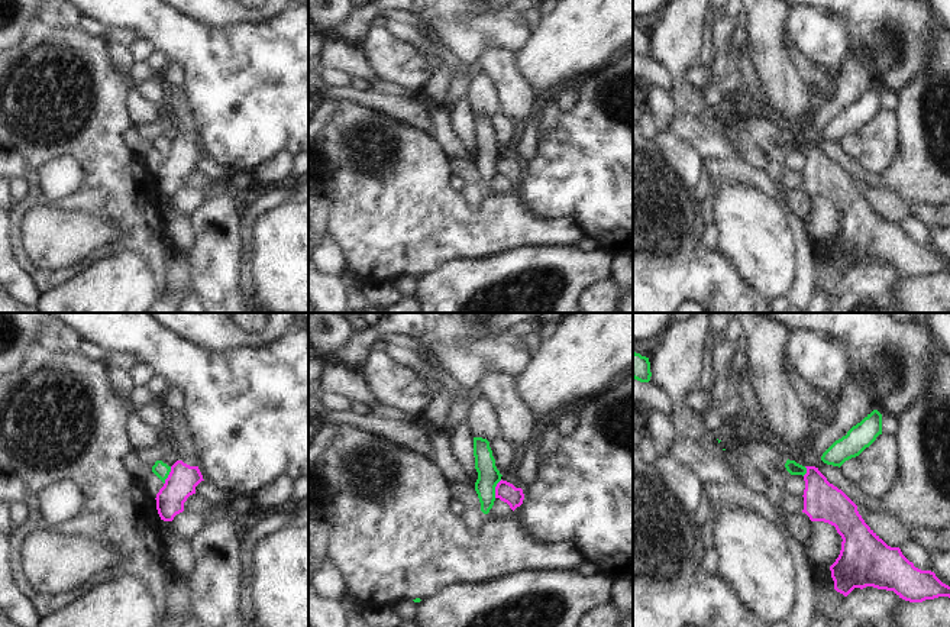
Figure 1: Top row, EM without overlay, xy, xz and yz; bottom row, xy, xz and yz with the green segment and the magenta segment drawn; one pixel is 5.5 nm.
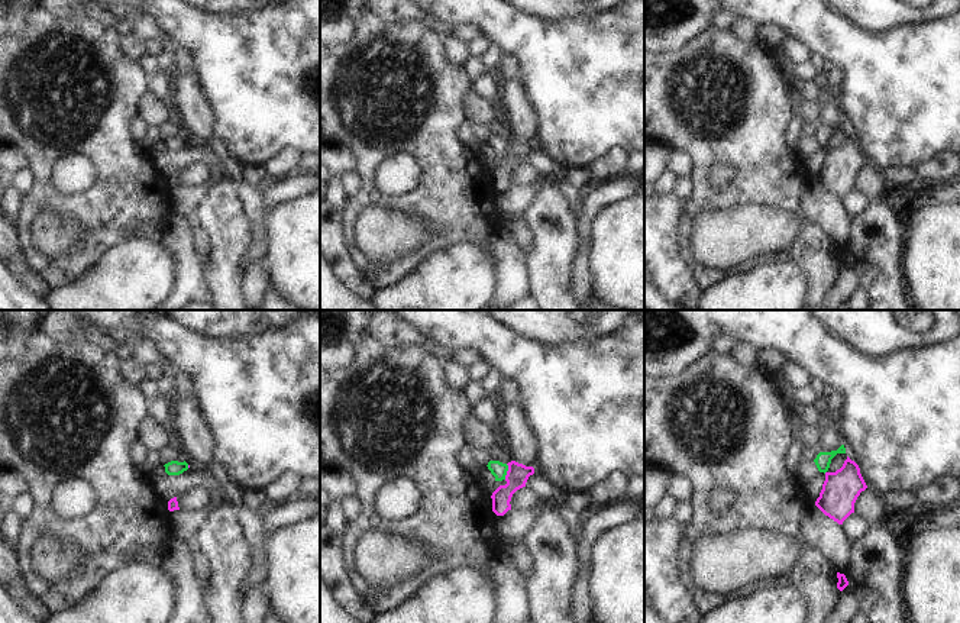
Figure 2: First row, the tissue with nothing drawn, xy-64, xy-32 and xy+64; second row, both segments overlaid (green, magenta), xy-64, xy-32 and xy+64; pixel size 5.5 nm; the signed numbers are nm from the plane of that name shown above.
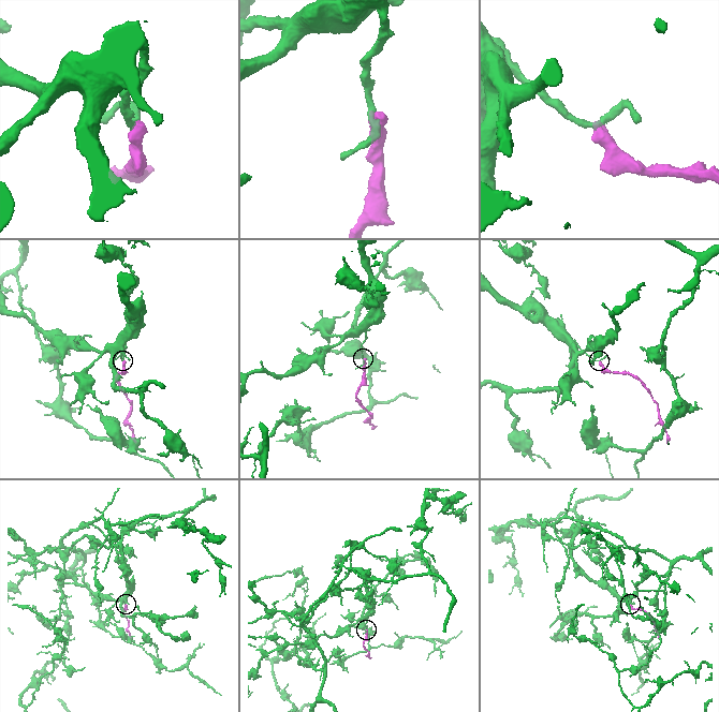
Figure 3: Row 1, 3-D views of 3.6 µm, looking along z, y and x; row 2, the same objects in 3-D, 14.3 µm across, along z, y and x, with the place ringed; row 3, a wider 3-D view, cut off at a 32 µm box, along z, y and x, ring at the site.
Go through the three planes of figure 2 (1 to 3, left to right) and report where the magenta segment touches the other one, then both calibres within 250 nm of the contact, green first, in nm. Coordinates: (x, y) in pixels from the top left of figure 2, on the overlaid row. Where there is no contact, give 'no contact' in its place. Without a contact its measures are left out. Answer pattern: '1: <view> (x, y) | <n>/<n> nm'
1: no contact
2: xy-32 (507, 470) | 90/120 nm
3: no contact

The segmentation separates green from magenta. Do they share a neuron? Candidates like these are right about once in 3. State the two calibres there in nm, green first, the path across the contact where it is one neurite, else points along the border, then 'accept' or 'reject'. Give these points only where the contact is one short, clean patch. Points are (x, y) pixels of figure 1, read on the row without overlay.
120 nm thick on the green side, 110 nm on the other; border along xz (501, 155), (495, 162), (494, 173); reject

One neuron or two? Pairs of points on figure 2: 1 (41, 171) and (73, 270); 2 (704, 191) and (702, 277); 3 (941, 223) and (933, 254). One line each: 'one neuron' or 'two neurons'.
1: one neuron
2: one neuron
3: one neuron

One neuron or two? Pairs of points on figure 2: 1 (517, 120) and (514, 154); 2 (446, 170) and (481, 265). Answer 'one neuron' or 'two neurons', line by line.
1: one neuron
2: two neurons

